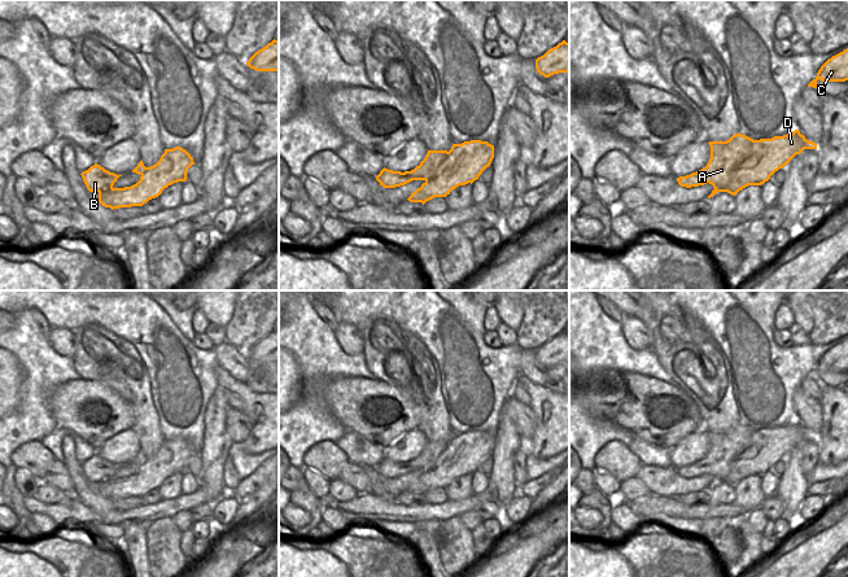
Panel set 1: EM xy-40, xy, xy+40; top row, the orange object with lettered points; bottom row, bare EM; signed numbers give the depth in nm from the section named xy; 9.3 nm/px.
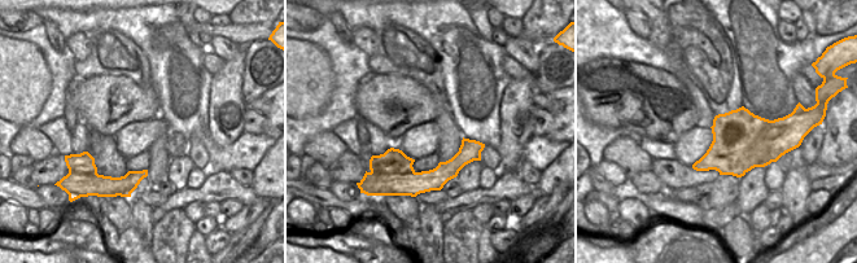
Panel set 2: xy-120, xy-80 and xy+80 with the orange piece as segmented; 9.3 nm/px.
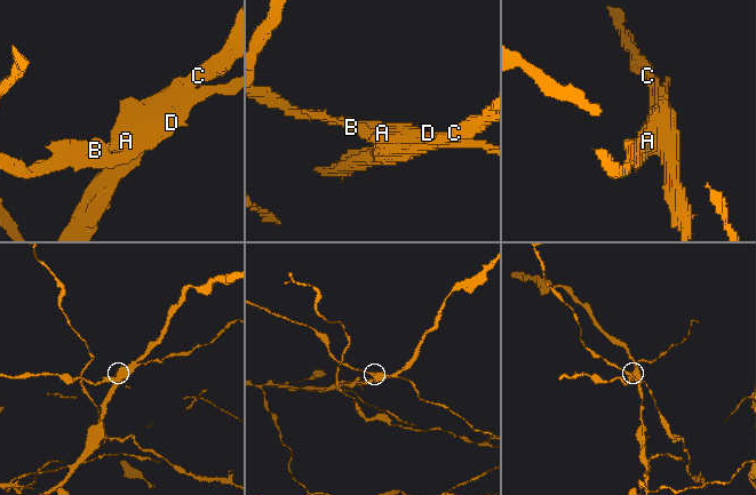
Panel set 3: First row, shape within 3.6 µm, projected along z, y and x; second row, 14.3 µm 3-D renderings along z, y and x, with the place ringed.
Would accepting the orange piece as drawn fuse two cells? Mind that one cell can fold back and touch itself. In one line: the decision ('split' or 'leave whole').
split

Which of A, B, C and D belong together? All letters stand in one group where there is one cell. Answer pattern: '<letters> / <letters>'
A B C / D

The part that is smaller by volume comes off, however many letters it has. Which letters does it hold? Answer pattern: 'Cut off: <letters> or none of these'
Cut off: D

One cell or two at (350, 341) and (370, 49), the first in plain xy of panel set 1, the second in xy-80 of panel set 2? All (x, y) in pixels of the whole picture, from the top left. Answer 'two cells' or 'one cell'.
one cell

